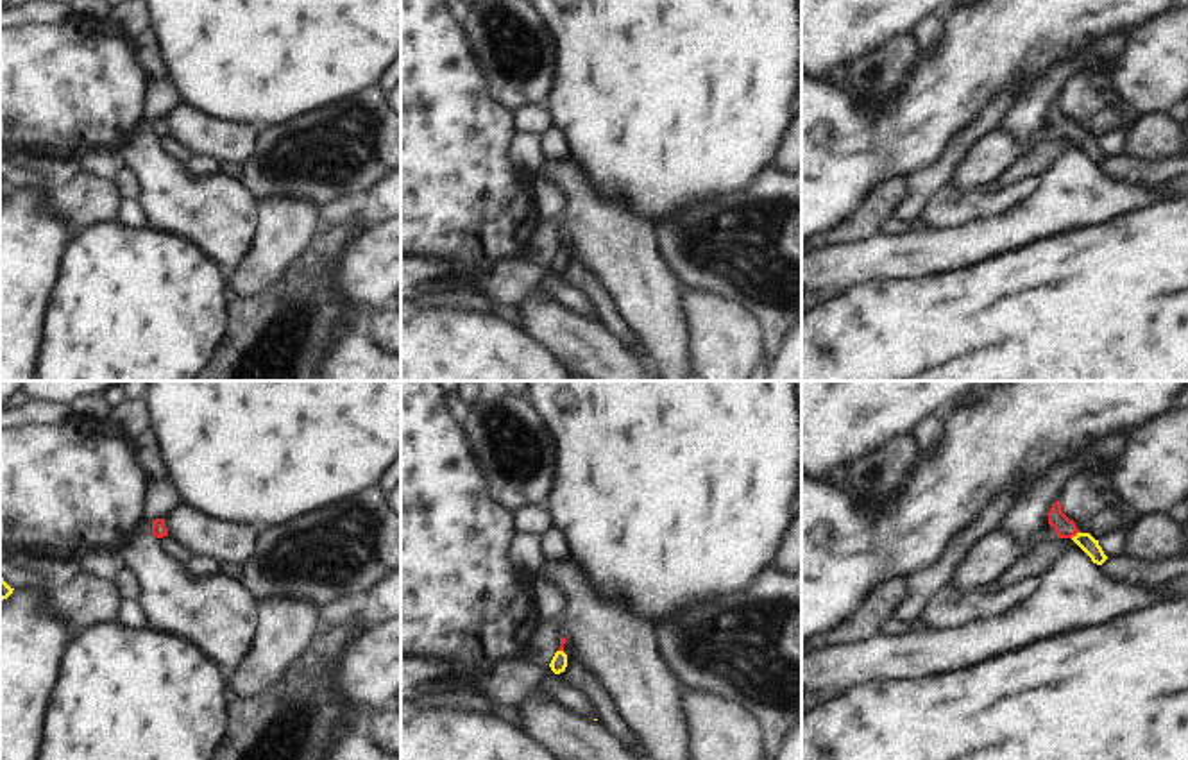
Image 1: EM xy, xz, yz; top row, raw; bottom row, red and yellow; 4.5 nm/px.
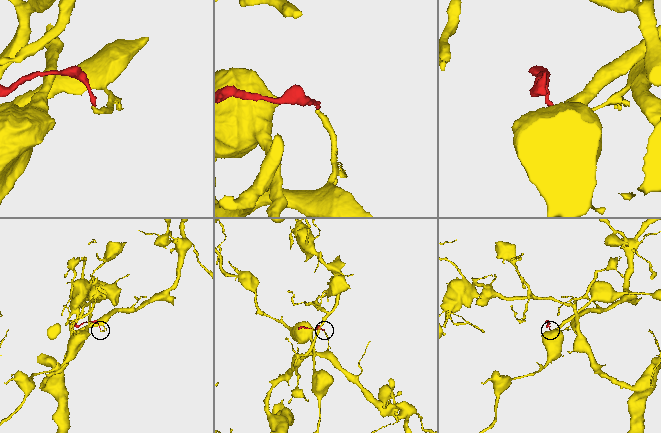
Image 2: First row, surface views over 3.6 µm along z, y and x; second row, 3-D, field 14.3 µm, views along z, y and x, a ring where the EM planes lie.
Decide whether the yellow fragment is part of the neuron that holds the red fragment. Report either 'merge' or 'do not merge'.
merge

